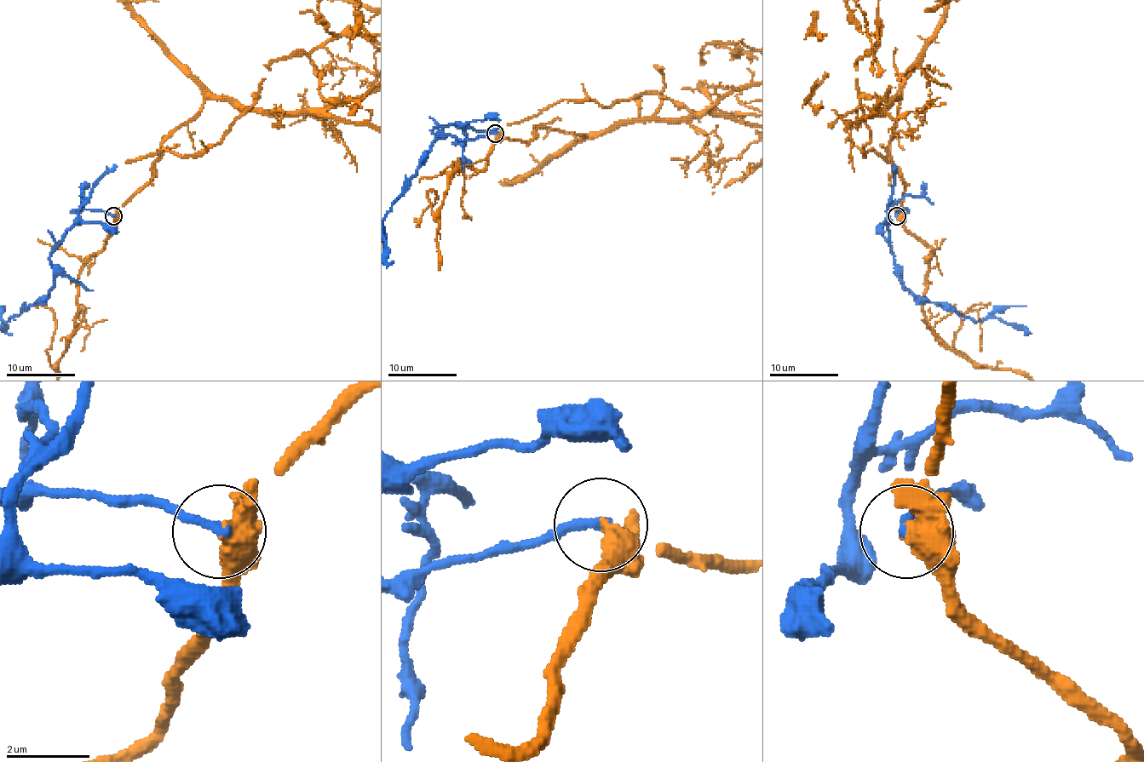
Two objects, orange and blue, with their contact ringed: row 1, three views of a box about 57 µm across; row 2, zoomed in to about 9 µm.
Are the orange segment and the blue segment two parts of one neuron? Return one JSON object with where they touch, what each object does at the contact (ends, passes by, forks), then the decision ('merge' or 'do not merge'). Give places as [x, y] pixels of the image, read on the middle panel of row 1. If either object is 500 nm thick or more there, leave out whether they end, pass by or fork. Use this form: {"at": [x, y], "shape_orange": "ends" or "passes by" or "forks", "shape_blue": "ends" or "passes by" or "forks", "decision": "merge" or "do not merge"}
{"at": [495, 133], "decision": "merge"}

